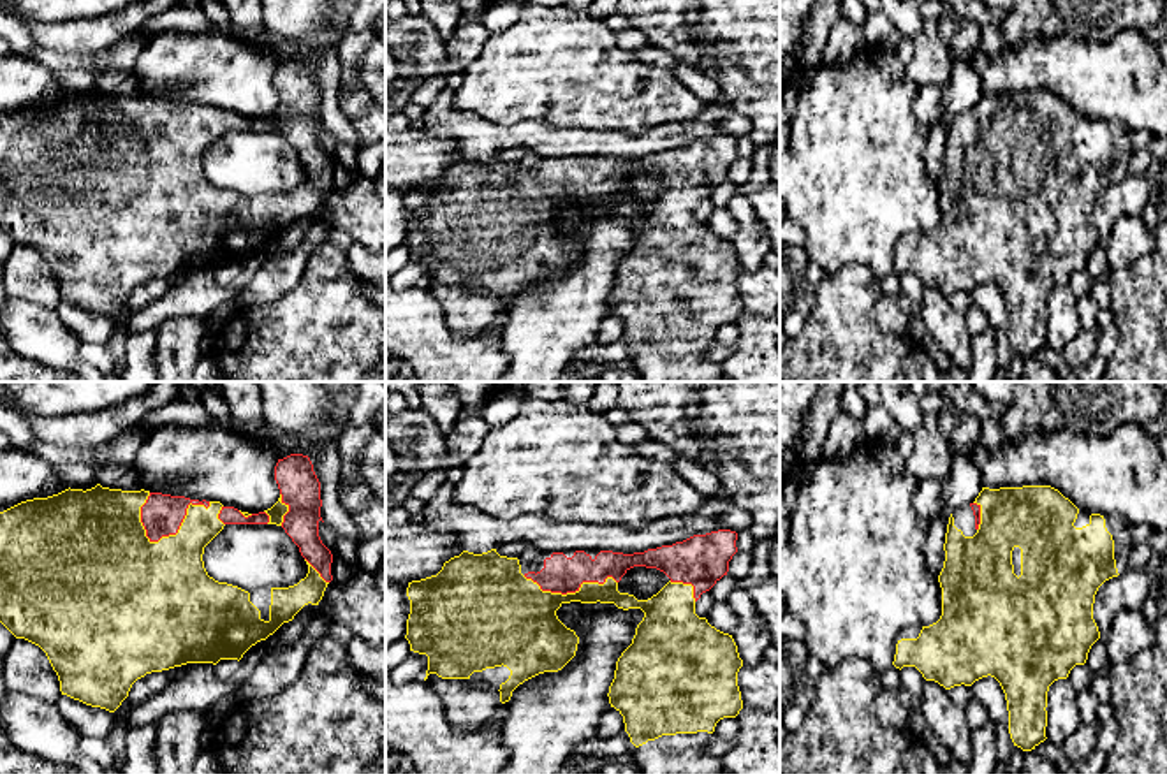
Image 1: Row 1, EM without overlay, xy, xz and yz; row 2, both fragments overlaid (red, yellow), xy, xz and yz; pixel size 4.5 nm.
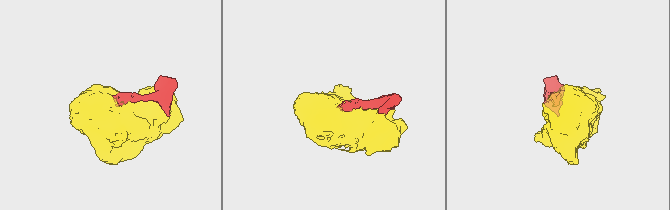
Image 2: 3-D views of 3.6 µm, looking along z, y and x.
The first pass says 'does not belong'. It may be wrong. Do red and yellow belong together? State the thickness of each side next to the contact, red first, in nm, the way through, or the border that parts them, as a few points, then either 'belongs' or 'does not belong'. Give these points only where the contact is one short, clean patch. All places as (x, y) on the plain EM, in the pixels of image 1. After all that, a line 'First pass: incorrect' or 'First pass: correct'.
calibres 190 and 320 nm; belongs
First pass: incorrect

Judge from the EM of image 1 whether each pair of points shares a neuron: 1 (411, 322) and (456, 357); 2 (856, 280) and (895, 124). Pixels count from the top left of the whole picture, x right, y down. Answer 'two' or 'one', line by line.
1: one
2: two

